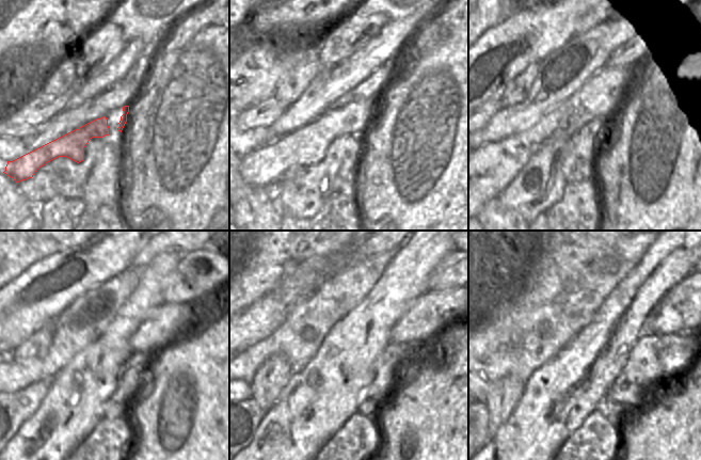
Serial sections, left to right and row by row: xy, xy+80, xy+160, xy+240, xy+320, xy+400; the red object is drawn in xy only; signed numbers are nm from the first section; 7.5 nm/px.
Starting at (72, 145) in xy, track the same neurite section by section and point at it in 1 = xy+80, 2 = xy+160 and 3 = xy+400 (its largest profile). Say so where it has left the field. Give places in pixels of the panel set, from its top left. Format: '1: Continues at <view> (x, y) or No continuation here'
1: Continues at xy+80 (305, 146)
2: Continues at xy+160 (607, 92)
3: Continues at xy+400 (685, 307)

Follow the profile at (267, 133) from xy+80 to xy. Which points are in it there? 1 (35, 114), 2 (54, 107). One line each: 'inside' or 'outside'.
1: outside
2: outside

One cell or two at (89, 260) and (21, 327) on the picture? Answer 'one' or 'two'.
one

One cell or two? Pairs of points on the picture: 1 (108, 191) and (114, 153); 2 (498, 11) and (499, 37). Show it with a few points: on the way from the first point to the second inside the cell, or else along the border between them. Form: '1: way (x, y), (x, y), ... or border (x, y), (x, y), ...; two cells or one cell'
1: way (108, 181), (109, 162); one cell
2: border (522, 11), (489, 28), (479, 37); two cells

